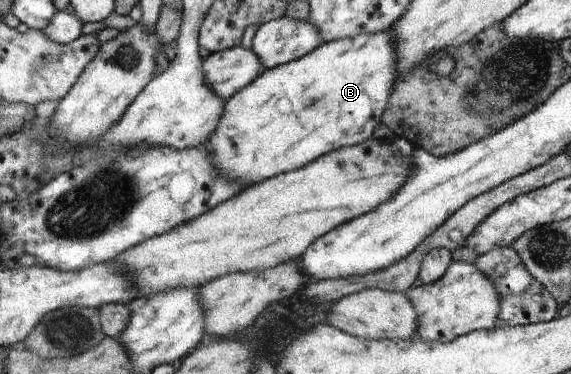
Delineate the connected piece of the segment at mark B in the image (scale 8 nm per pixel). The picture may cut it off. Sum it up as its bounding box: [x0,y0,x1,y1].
[205,31,399,184]

